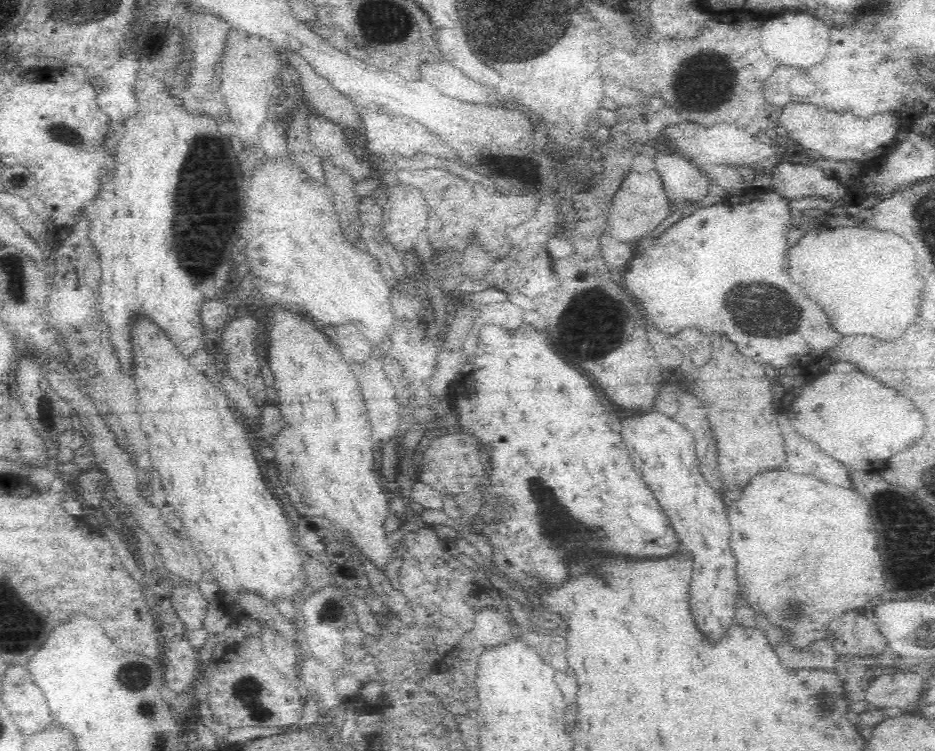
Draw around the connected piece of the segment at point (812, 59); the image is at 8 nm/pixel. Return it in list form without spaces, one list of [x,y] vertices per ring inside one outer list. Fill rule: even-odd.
[[[782,14],[773,18],[774,20],[770,22],[763,22],[764,26],[758,30],[760,46],[768,58],[776,58],[780,67],[792,66],[800,70],[808,70],[826,58],[828,48],[832,44],[828,26],[824,26],[820,20],[806,14],[796,14],[796,16]]]

